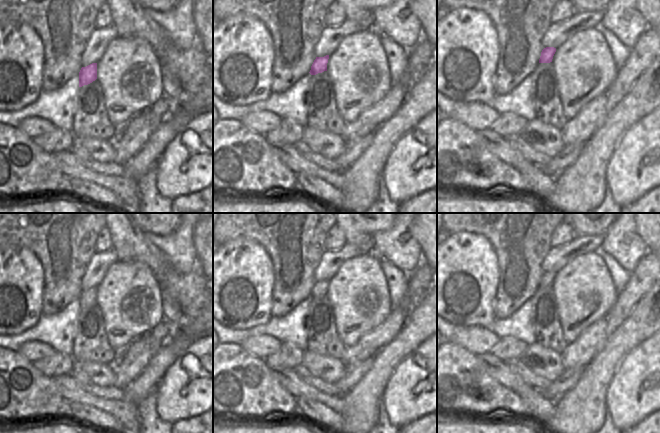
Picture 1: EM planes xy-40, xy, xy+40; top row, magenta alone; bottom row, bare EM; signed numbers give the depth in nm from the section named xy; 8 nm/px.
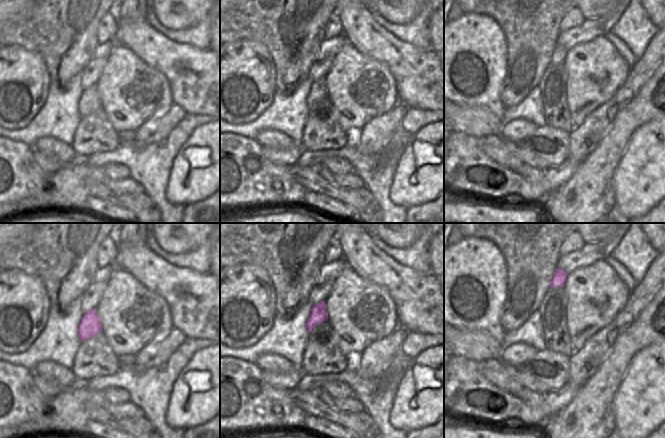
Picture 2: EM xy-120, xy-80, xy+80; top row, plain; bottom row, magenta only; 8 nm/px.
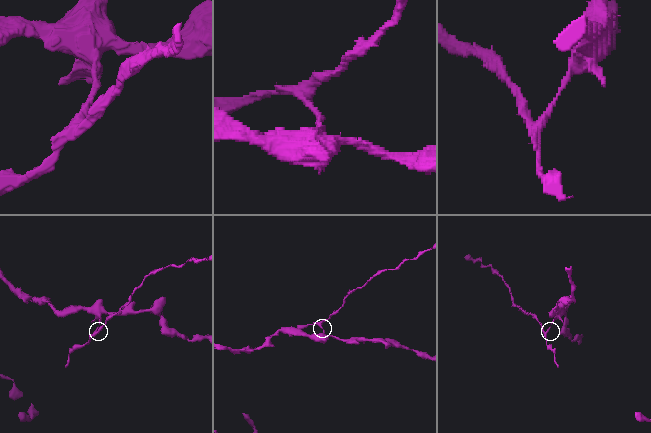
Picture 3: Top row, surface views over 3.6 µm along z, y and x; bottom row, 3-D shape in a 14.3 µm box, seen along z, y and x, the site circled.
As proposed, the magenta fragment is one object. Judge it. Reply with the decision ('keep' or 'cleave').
cleave

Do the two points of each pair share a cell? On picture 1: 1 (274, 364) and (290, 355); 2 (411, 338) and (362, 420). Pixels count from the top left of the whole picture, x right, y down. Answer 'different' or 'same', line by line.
1: same
2: same

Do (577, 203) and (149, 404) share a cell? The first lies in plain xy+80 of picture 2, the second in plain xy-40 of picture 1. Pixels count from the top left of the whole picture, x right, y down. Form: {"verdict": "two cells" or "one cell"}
{"verdict": "two cells"}

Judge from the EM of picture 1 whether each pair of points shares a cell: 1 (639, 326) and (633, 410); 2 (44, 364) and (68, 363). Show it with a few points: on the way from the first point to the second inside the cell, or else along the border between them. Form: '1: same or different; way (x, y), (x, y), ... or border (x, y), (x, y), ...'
1: different; border (649, 336), (635, 346), (621, 361)
2: same; way (50, 364), (62, 363)

